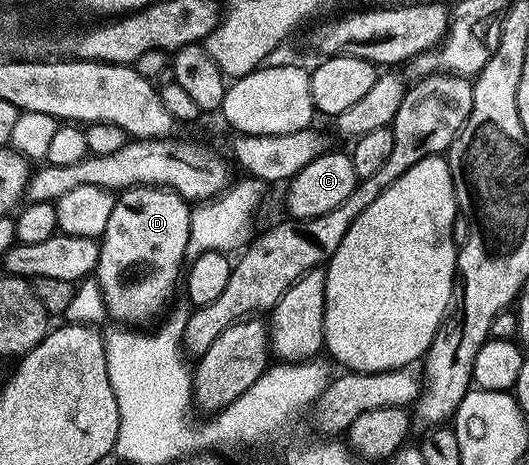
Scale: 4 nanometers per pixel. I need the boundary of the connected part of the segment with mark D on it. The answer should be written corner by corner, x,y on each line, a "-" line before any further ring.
127,187
116,196
111,217
107,217
107,229
99,239
99,261
95,272
95,282
110,320
121,325
149,325
145,323
160,320
166,314
165,306
172,301
173,290
176,287
178,290
187,259
190,210
190,204
172,187

